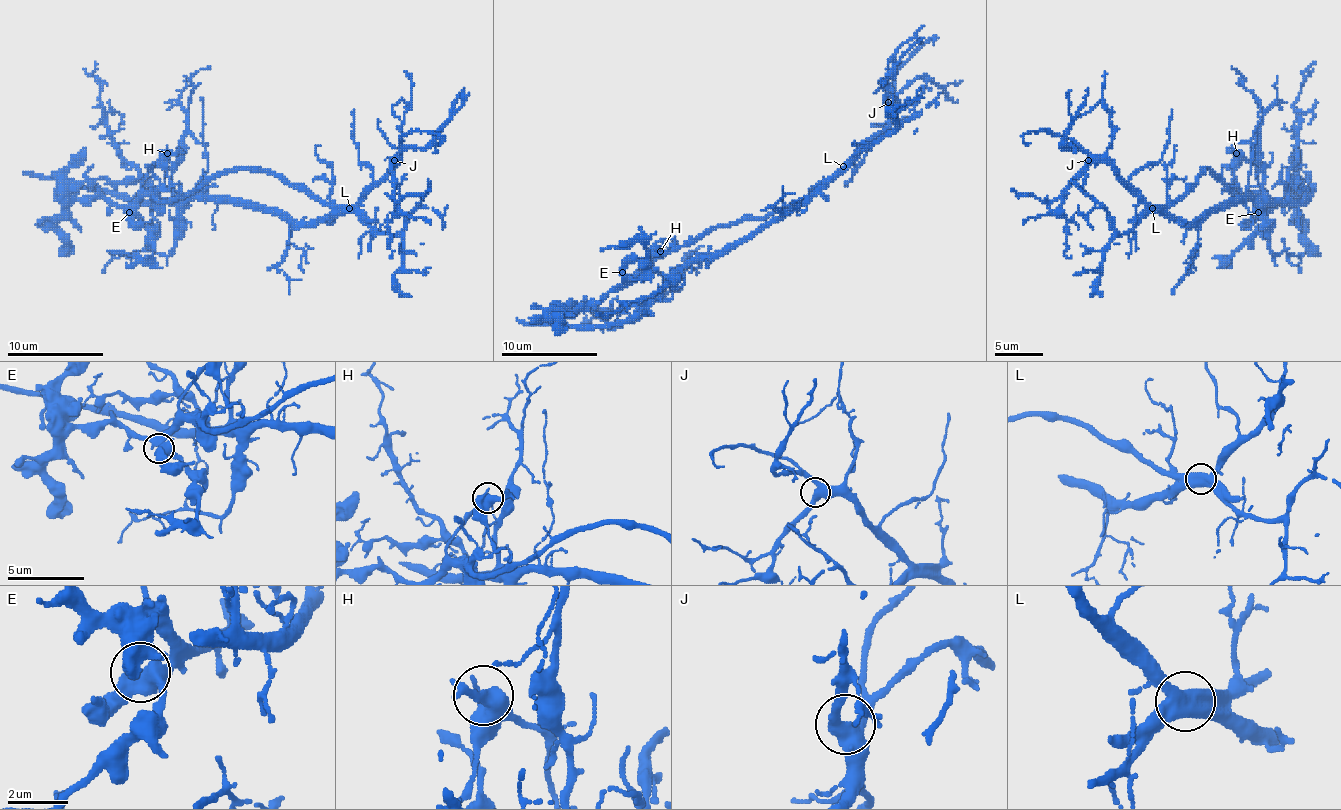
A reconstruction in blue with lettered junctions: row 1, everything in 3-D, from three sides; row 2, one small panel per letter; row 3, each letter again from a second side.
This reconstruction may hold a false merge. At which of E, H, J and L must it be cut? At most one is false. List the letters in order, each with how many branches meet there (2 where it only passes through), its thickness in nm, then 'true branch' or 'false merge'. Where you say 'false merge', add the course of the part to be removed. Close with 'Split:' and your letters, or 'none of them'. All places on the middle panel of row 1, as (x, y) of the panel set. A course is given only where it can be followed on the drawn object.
E: 3 branches meet; 440 nm thick; true branch
H: 3 branches meet; 440 nm thick; true branch
J: 3 branches meet; 440 nm thick; true branch
L: 3 branches meet; 480 nm thick; false merge; foreign part runs (842, 167), (766, 217), (718, 224), (653, 253), (598, 301), (557, 311), (555, 335)
Split: L

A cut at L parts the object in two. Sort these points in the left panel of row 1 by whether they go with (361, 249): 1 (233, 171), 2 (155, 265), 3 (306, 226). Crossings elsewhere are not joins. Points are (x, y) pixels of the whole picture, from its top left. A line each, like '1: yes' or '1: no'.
1: no
2: no
3: yes

